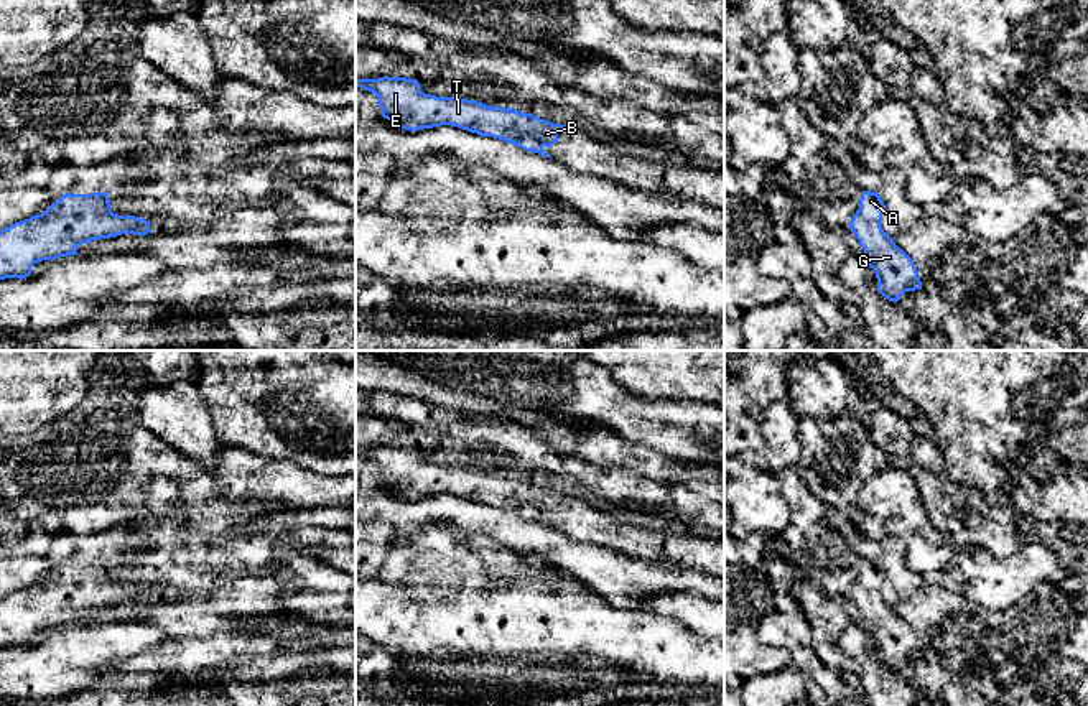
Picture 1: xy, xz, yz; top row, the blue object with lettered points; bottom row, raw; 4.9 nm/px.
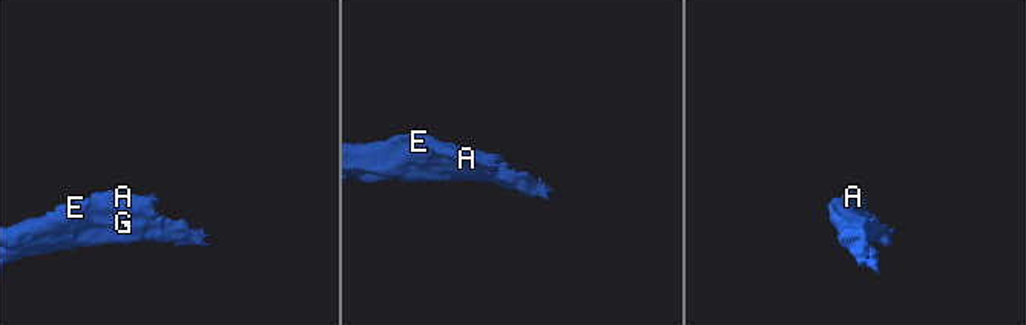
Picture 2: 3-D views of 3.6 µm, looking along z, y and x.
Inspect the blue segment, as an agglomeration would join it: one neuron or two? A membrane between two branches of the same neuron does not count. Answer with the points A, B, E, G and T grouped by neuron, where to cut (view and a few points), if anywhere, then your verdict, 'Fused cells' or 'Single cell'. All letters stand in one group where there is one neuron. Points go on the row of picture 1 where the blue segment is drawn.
Groups: A B E G T. No split. Single cell

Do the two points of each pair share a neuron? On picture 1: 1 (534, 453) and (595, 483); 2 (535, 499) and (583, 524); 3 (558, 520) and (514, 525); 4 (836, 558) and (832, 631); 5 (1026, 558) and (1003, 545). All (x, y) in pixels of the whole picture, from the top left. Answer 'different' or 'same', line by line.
1: same
2: same
3: different
4: different
5: different

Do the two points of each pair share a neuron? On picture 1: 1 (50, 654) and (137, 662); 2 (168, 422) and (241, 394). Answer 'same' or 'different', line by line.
1: different
2: different

